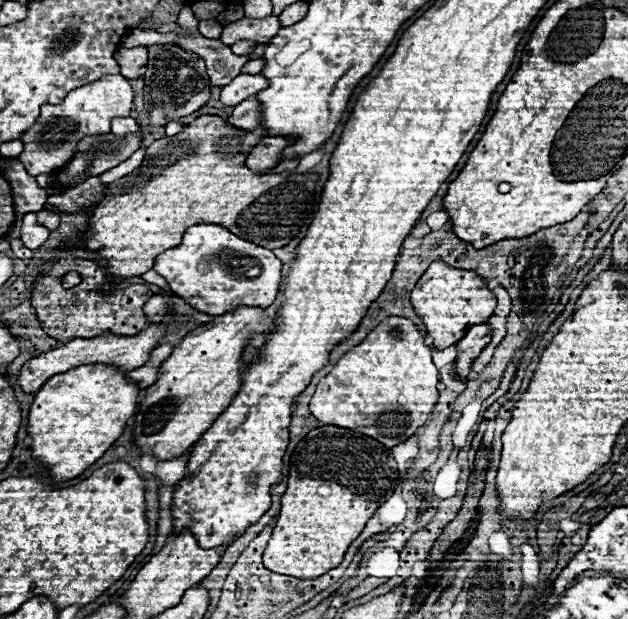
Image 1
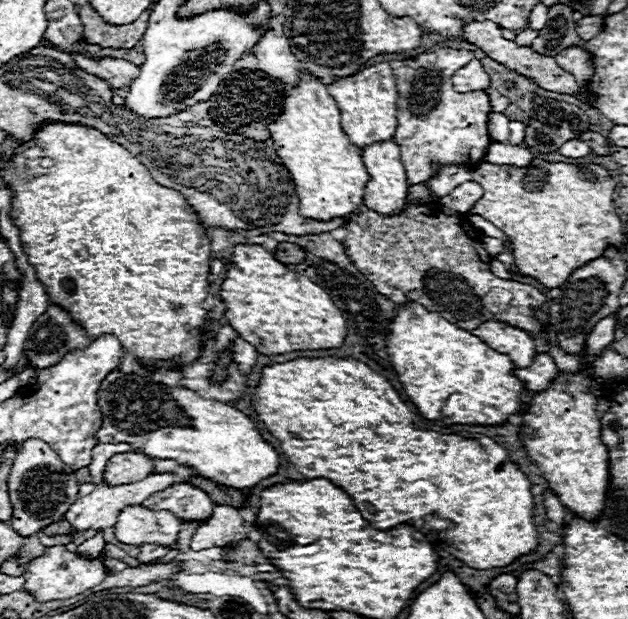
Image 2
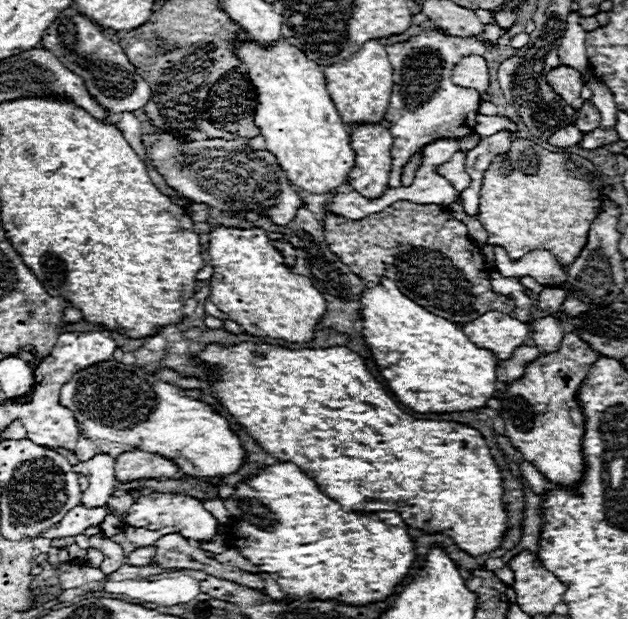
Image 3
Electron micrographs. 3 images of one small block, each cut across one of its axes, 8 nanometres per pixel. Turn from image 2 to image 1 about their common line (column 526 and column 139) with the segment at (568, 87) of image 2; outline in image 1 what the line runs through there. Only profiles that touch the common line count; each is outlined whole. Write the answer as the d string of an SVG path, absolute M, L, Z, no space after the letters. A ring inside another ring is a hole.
M136 46L136 48L118 48L116 50L116 62L120 66L120 74L128 80L136 80L142 78L146 72L146 62L148 62L148 54L144 46Z

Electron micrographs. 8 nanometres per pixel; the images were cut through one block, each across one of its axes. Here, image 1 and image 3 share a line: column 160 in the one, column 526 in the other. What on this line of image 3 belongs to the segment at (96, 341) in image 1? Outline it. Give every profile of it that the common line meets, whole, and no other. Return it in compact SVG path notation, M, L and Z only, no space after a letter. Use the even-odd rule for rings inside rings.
M496 310L462 324L462 330L474 344L480 344L480 348L496 352L500 360L512 356L514 348L524 344L530 332L528 324Z

